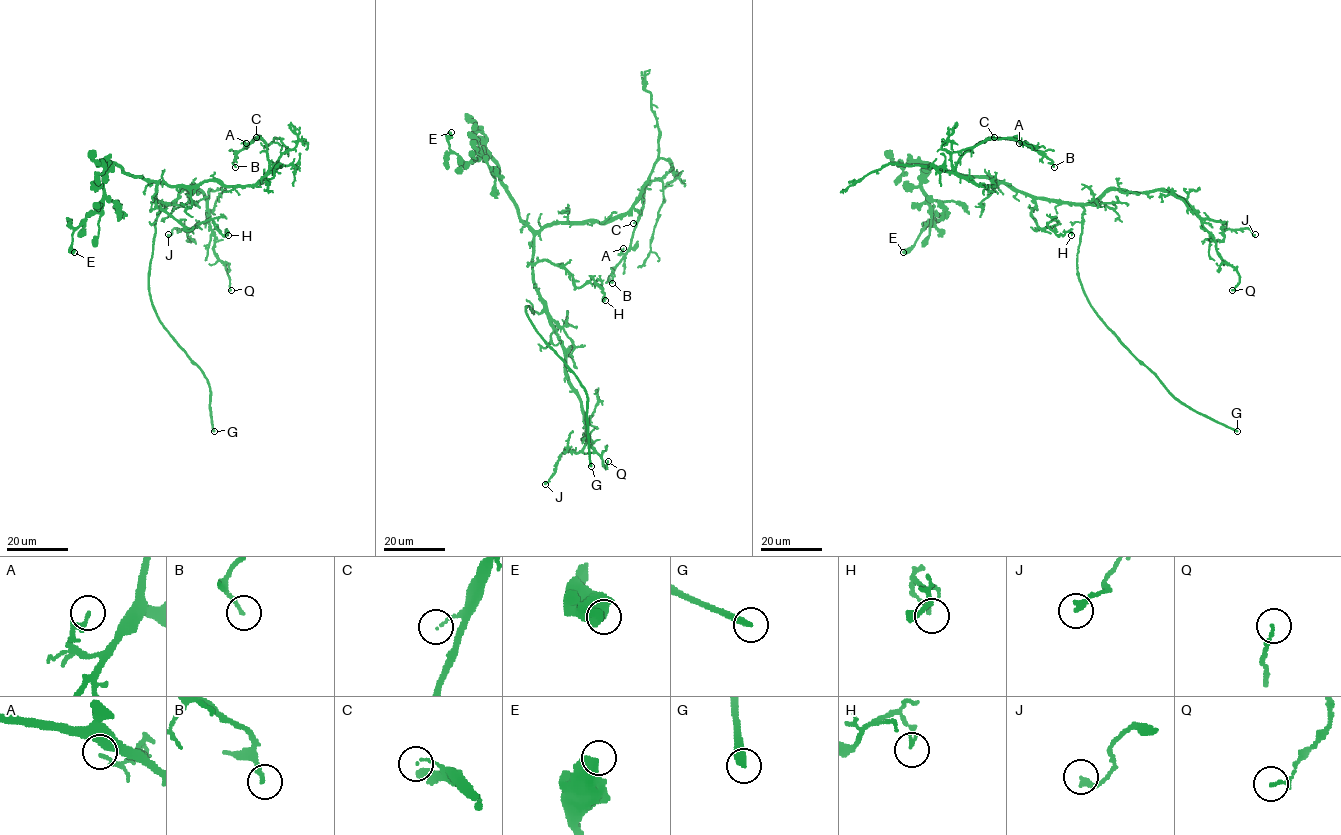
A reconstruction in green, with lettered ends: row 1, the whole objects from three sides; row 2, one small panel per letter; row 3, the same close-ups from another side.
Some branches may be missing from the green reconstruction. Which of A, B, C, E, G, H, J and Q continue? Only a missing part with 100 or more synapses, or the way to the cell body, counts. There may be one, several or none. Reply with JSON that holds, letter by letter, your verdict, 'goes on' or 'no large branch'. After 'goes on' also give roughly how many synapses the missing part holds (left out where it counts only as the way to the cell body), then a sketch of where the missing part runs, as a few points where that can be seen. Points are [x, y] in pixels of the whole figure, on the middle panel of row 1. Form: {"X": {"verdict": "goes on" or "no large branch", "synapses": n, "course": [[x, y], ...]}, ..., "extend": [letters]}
{"A": {"verdict": "no large branch"}, "B": {"verdict": "no large branch"}, "C": {"verdict": "no large branch"}, "E": {"verdict": "no large branch"}, "G": {"verdict": "goes on"}, "H": {"verdict": "no large branch"}, "J": {"verdict": "no large branch"}, "Q": {"verdict": "no large branch"}, "extend": ["G"]}

